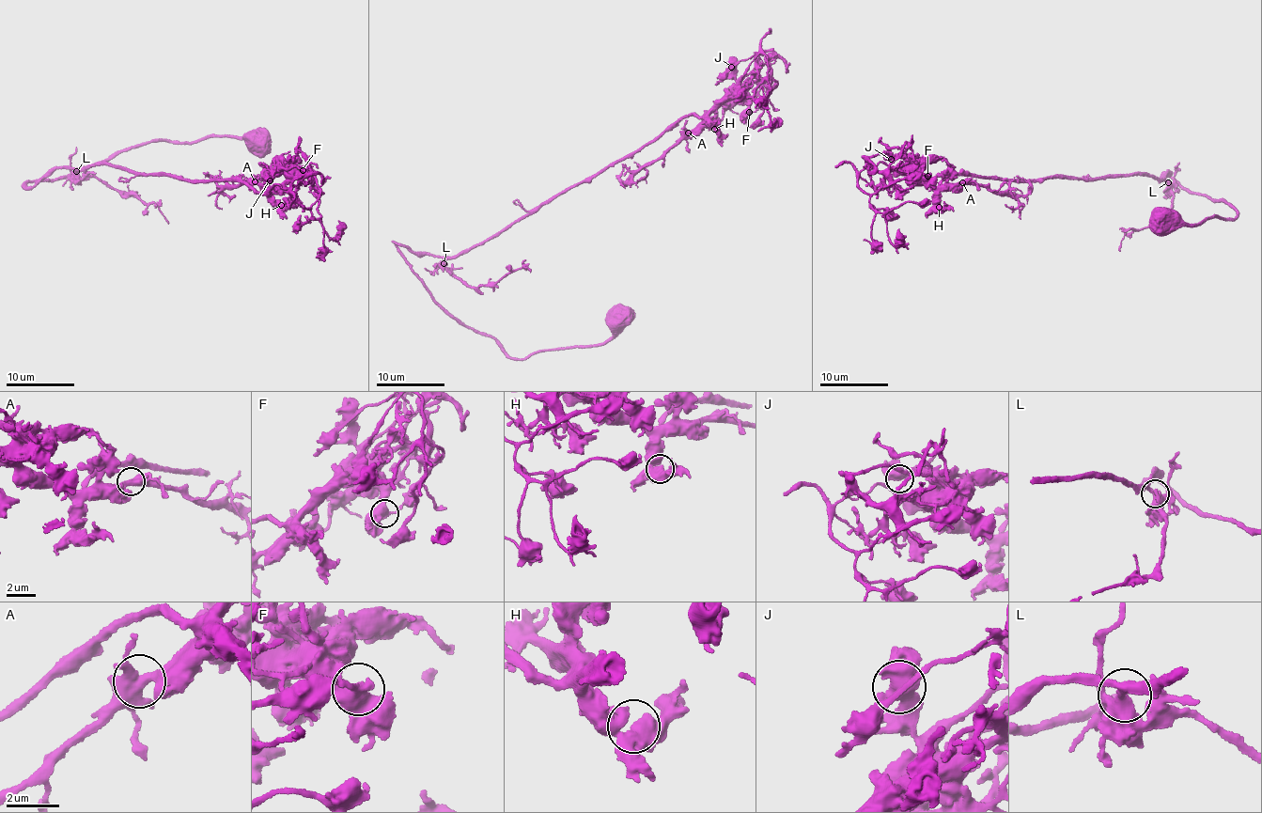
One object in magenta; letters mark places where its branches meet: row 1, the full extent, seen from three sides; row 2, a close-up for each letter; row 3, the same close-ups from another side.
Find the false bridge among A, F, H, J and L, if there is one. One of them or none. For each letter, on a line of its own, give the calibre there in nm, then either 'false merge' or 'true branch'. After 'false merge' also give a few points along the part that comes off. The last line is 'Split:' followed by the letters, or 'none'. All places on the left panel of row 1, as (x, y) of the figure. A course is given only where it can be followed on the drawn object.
A: 440 nm thick; true branch
F: 440 nm thick; false merge; foreign part runs (303, 170), (307, 167), (320, 194), (307, 210), (291, 192), (272, 182), (280, 167), (272, 160)
H: 460 nm thick; true branch
J: 500 nm thick; true branch
L: 400 nm thick; true branch
Split: F

